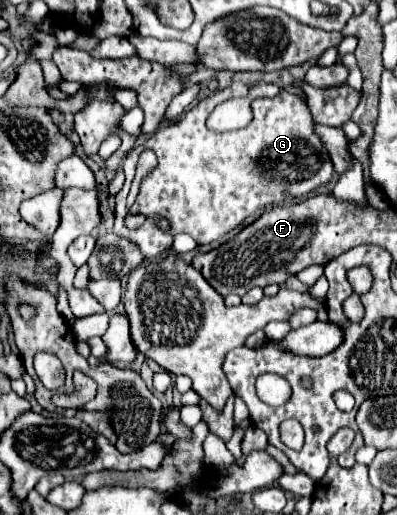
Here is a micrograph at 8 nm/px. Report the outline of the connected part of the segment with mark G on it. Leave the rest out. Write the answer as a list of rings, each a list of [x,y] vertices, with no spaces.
[[[232,81],[228,87],[216,89],[212,95],[200,99],[198,105],[194,105],[194,109],[190,109],[178,123],[160,127],[160,129],[146,141],[144,147],[146,147],[146,149],[152,149],[152,151],[156,153],[158,165],[156,165],[156,169],[152,169],[152,171],[142,179],[142,183],[140,183],[140,193],[138,193],[138,197],[136,197],[136,203],[128,209],[128,213],[130,213],[130,215],[162,215],[162,217],[166,217],[166,219],[172,223],[172,229],[170,229],[168,233],[162,233],[158,227],[152,225],[152,221],[148,221],[146,225],[140,225],[138,229],[128,229],[128,227],[124,225],[124,221],[120,221],[120,217],[118,217],[118,221],[114,223],[114,233],[122,235],[122,237],[128,237],[132,243],[136,243],[136,245],[142,249],[142,253],[144,253],[146,257],[156,259],[156,257],[164,257],[164,255],[170,251],[170,247],[172,247],[172,237],[174,237],[176,233],[188,233],[188,235],[192,235],[198,243],[210,243],[210,241],[214,241],[214,239],[226,235],[228,231],[232,231],[232,229],[236,229],[236,227],[244,227],[244,221],[246,221],[248,217],[252,217],[258,209],[268,207],[268,205],[274,205],[274,203],[280,203],[280,201],[286,201],[286,199],[302,197],[302,195],[306,195],[306,193],[314,191],[316,187],[320,187],[320,185],[324,185],[324,183],[330,181],[330,177],[332,177],[332,163],[330,163],[330,157],[326,157],[326,149],[322,149],[322,143],[318,141],[318,137],[316,137],[314,131],[312,131],[314,121],[312,121],[312,115],[310,115],[308,107],[306,107],[306,101],[304,101],[302,97],[298,97],[298,95],[292,95],[292,93],[288,93],[288,91],[280,91],[280,93],[278,93],[276,97],[272,97],[272,99],[256,99],[256,101],[252,101],[252,121],[250,121],[244,129],[226,131],[226,133],[216,133],[216,131],[210,131],[210,129],[206,127],[206,119],[208,119],[208,115],[212,113],[212,109],[214,109],[218,103],[228,101],[228,99],[236,99],[236,97],[246,97],[246,91],[248,91],[248,89],[246,89],[244,83]]]

